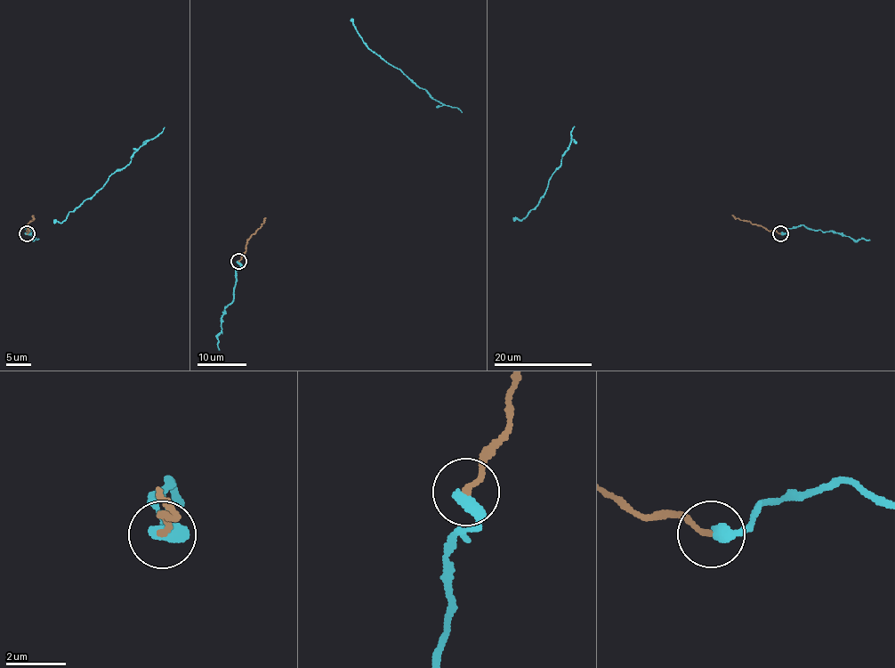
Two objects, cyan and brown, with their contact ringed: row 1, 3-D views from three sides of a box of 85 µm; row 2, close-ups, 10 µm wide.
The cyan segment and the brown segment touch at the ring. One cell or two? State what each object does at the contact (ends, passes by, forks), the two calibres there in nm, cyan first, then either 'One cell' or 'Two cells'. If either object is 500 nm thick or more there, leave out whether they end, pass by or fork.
At the ring cyan ends. At the ring brown ends. Thickness 480 nm (cyan) against 190 nm. One cell

